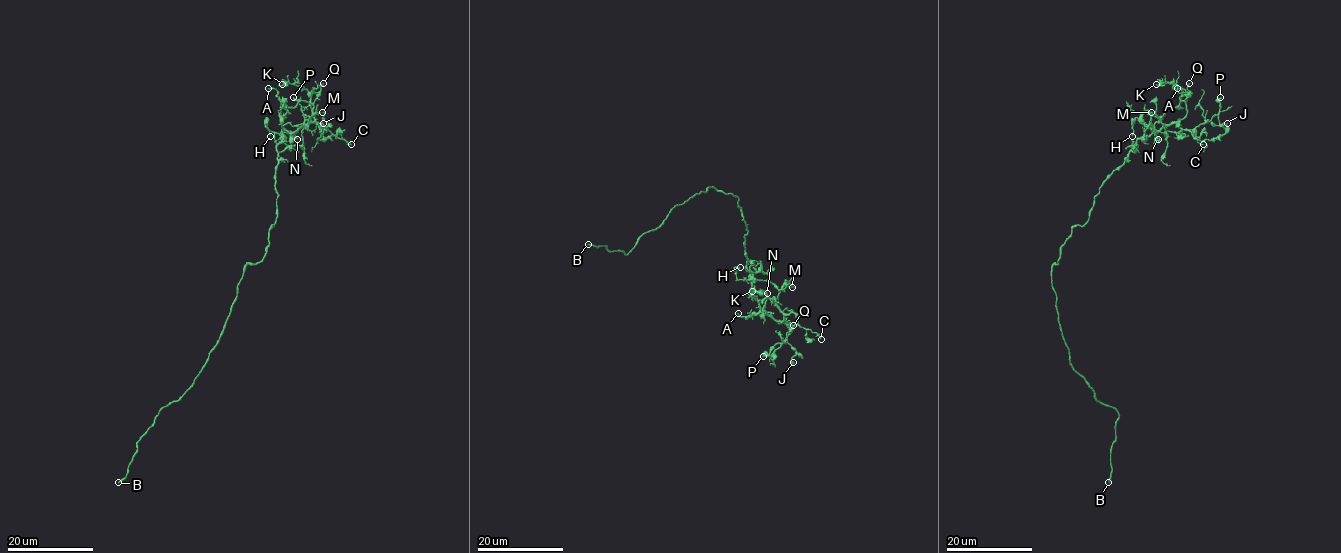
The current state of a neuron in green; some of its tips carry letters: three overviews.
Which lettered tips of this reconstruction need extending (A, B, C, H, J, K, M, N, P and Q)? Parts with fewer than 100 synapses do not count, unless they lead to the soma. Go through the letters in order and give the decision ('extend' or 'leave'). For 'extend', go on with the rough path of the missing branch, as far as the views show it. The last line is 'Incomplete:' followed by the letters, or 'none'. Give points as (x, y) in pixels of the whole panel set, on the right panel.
A: leave
B: extend; course (1108, 482), (1107, 498), (1116, 511), (1121, 539), (1144, 548)
C: leave
H: leave
J: leave
K: leave
M: leave
N: leave
P: leave
Q: leave
Incomplete: B

